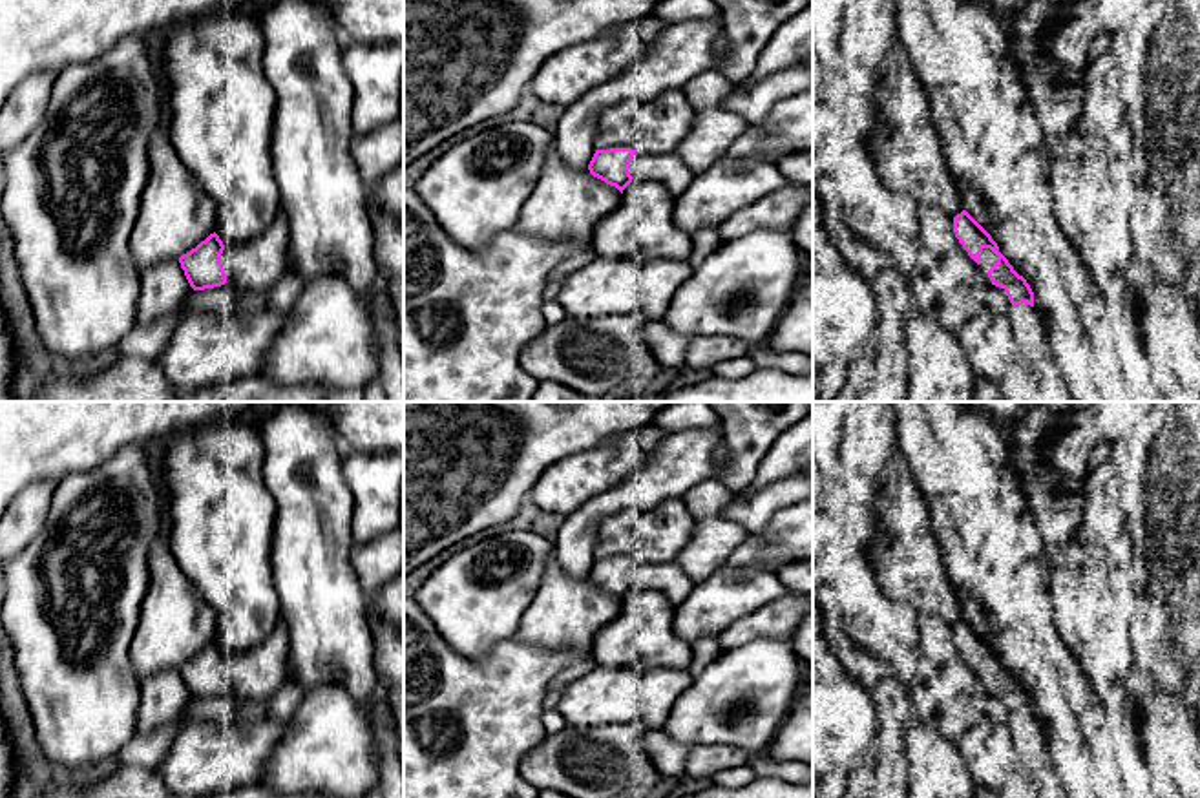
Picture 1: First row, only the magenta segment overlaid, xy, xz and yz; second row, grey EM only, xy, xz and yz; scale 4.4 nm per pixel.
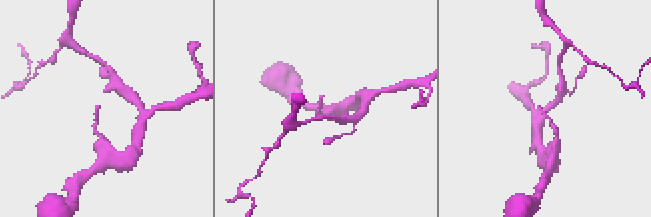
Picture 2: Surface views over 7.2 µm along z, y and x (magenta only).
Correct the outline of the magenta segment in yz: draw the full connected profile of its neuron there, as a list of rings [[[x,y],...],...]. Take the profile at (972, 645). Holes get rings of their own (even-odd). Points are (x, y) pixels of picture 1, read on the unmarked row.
[[[966,619],[953,626],[953,641],[968,665],[988,683],[992,694],[1006,701],[1012,714],[1034,716],[1034,701],[1026,688],[1014,679],[992,645]]]

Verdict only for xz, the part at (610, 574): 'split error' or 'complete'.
split error

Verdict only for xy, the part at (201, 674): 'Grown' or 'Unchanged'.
Grown

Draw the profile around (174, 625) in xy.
[[[168,539],[152,544],[148,566],[148,592],[128,650],[139,679],[179,668],[216,641],[216,614],[195,595]]]

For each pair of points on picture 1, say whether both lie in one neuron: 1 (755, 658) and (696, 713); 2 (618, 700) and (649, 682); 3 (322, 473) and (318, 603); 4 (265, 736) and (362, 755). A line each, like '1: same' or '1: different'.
1: same
2: same
3: same
4: different

